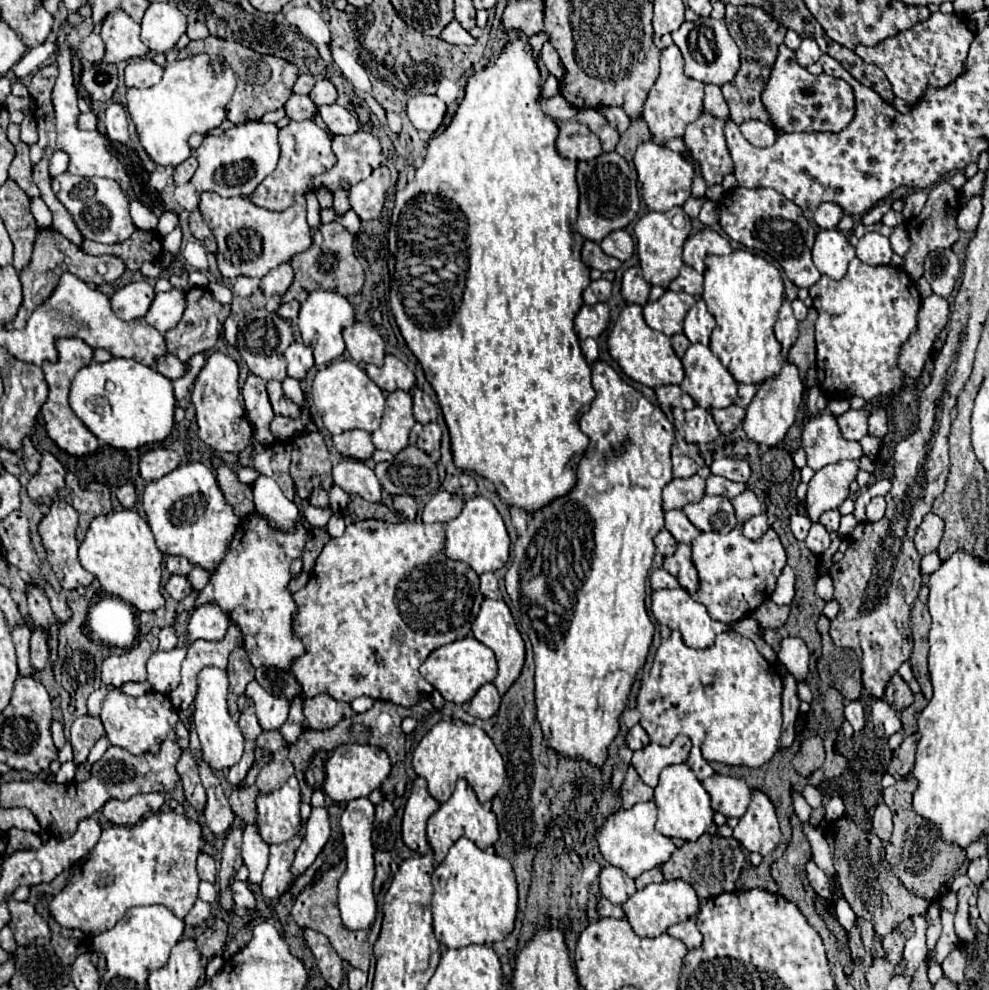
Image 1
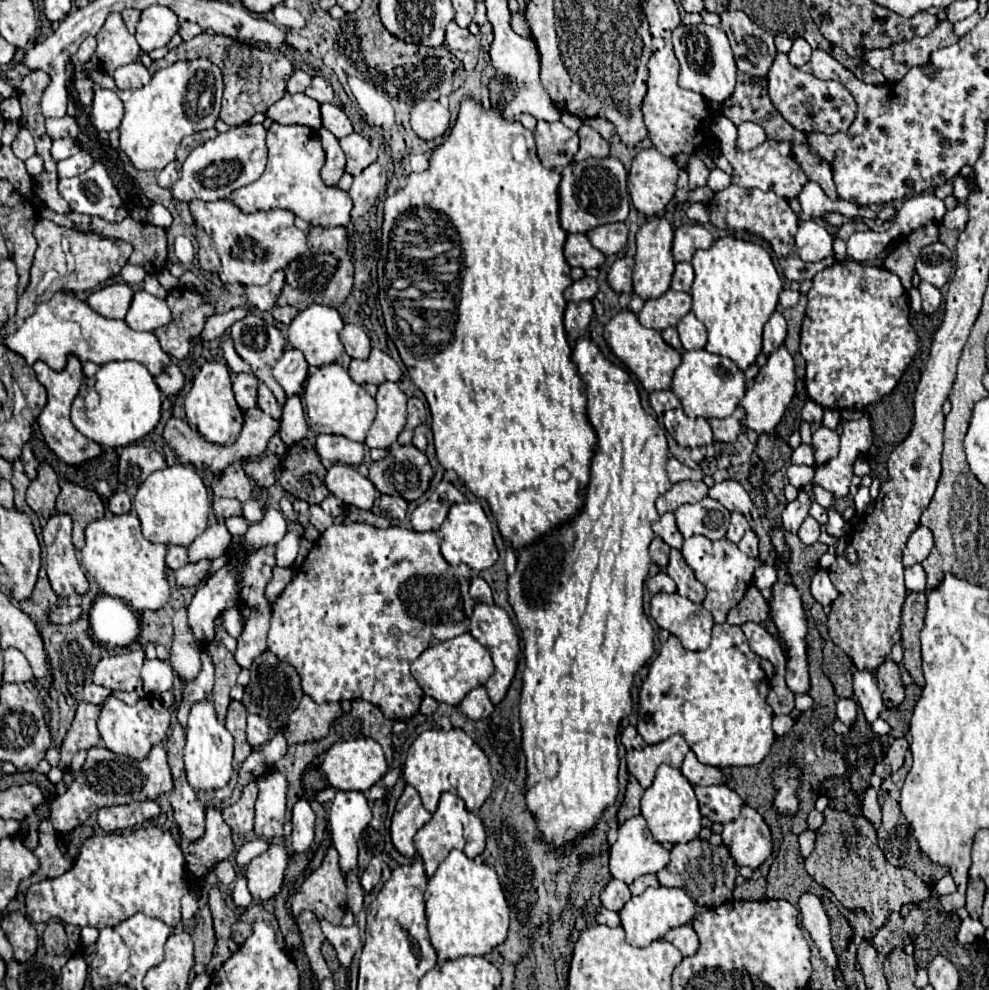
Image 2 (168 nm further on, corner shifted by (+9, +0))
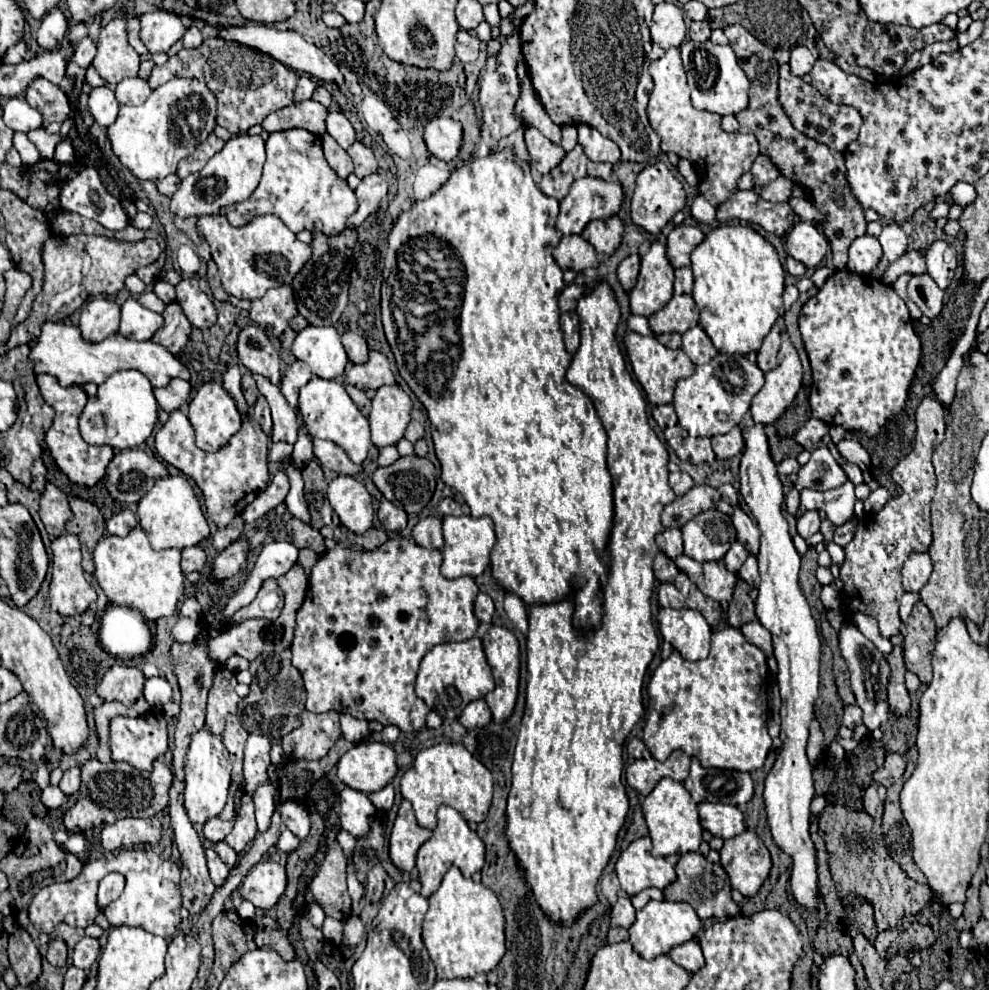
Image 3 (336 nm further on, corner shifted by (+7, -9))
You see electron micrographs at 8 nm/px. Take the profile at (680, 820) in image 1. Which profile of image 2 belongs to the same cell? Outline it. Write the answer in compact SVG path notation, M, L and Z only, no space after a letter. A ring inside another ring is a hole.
M662 764L656 772L656 778L652 782L650 788L646 788L644 796L642 796L642 816L646 818L648 830L652 832L656 842L670 842L670 844L678 844L678 842L690 842L694 838L698 838L700 834L700 808L698 808L698 800L694 796L694 788L692 784L684 778L684 774L678 768L672 768L668 764Z

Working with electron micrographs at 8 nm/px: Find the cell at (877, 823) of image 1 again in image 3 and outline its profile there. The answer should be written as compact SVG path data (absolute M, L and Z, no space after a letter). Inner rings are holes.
M872 783L872 785L866 789L866 793L864 793L864 811L866 811L868 815L872 815L876 823L880 823L880 821L882 821L882 809L884 809L884 805L882 805L882 801L878 799L876 785Z

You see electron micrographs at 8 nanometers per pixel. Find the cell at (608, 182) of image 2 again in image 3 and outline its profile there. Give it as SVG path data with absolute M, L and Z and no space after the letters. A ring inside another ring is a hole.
M596 177L576 179L570 193L560 201L556 229L564 235L582 233L592 219L606 219L620 211L622 203L620 181L604 181Z

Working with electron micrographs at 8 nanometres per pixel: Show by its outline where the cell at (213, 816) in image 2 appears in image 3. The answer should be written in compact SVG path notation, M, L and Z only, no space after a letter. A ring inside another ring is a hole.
M224 841L216 843L216 845L214 845L214 849L216 849L216 853L220 855L220 859L226 863L226 867L228 867L228 869L232 869L232 867L236 865L238 855L236 855L236 851L234 851L234 849L230 849Z

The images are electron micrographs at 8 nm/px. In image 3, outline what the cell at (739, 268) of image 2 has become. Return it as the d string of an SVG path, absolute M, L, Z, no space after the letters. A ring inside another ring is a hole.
M720 225L710 229L704 241L692 251L692 275L694 275L694 301L700 309L700 327L708 333L720 353L742 353L758 351L762 339L768 335L780 315L784 315L782 291L784 291L784 269L772 243L768 243L758 231L748 225Z

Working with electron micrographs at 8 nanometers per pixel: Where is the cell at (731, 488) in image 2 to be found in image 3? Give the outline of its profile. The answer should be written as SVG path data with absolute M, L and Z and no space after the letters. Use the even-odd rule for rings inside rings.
M742 507L734 509L732 521L734 521L734 527L738 531L738 541L748 549L750 555L758 555L758 549L760 549L760 531L756 529L754 521L744 513Z

